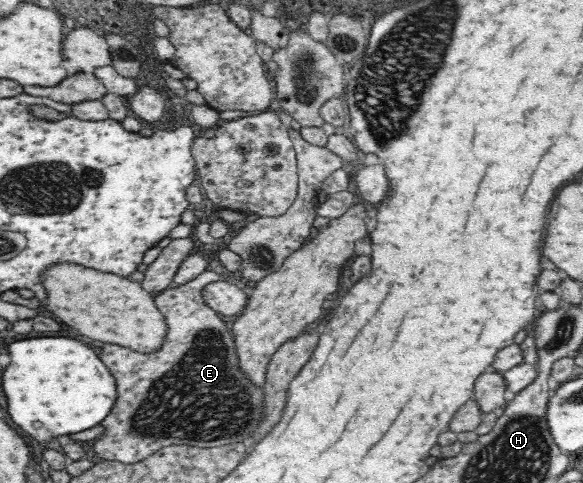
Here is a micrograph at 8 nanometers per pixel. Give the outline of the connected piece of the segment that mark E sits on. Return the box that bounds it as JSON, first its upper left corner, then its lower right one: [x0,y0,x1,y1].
[91,270,263,464]

